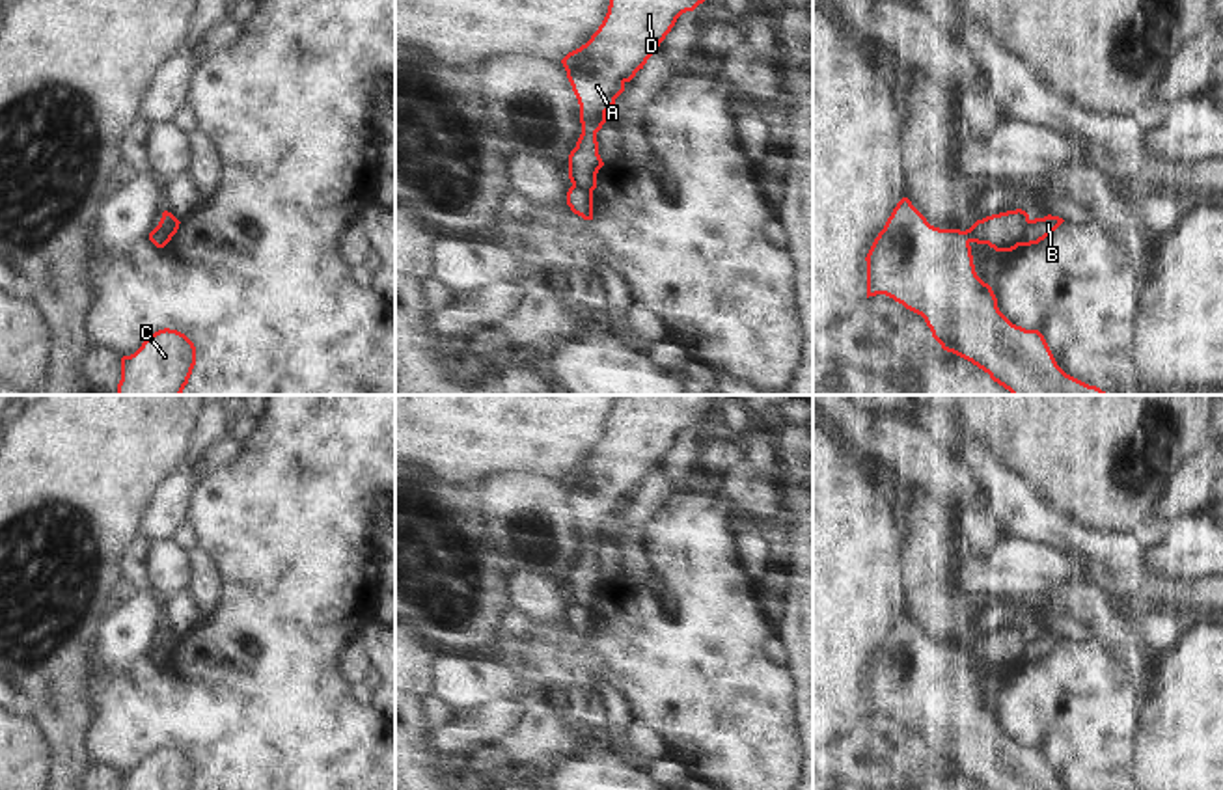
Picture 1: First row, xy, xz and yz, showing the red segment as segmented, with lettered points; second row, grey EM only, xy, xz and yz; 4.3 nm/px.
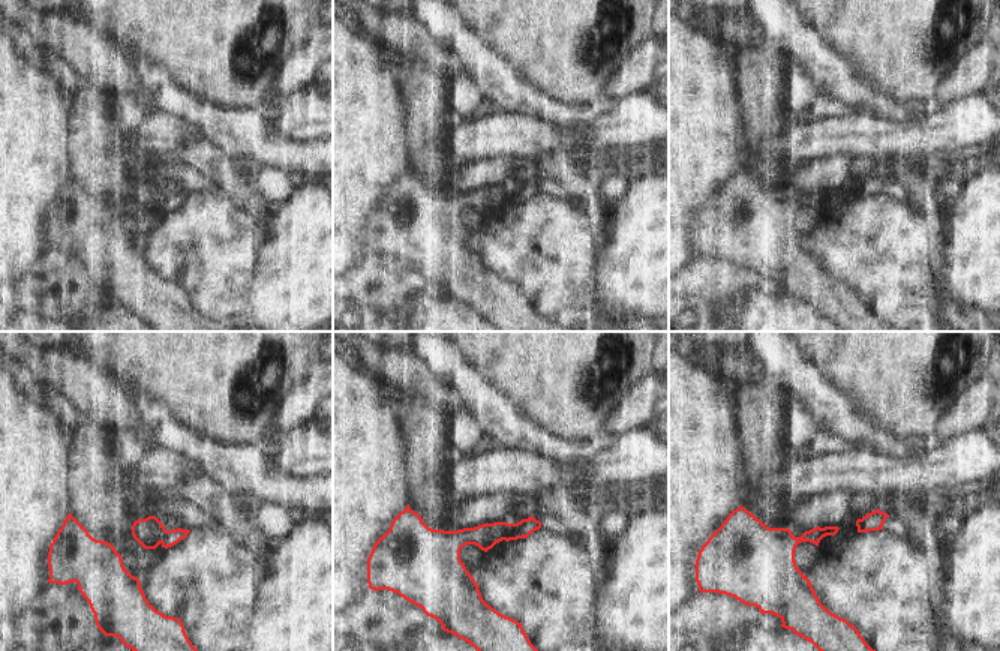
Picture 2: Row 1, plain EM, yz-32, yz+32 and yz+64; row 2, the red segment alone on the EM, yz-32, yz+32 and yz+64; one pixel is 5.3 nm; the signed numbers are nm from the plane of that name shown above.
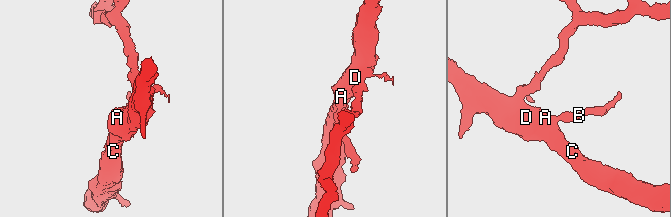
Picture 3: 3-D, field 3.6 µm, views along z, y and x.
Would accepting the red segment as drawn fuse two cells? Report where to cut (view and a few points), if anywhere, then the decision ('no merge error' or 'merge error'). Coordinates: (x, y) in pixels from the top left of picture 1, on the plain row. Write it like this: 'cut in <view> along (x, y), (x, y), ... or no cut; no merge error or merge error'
cut in yz along (1031, 638), (1018, 662); merge error

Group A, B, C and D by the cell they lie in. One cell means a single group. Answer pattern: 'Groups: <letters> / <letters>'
Groups: A C D / B.

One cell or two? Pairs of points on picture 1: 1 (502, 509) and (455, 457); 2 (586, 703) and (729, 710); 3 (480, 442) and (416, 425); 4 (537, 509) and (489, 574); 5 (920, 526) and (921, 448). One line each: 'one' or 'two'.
1: two
2: two
3: one
4: two
5: two

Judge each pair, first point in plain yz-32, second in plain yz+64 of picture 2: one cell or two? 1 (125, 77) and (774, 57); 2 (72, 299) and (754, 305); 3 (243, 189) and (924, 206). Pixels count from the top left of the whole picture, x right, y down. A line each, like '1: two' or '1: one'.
1: one
2: two
3: one

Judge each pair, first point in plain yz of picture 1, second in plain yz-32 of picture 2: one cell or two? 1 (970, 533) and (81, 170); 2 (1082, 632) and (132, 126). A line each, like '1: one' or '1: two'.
1: two
2: one

